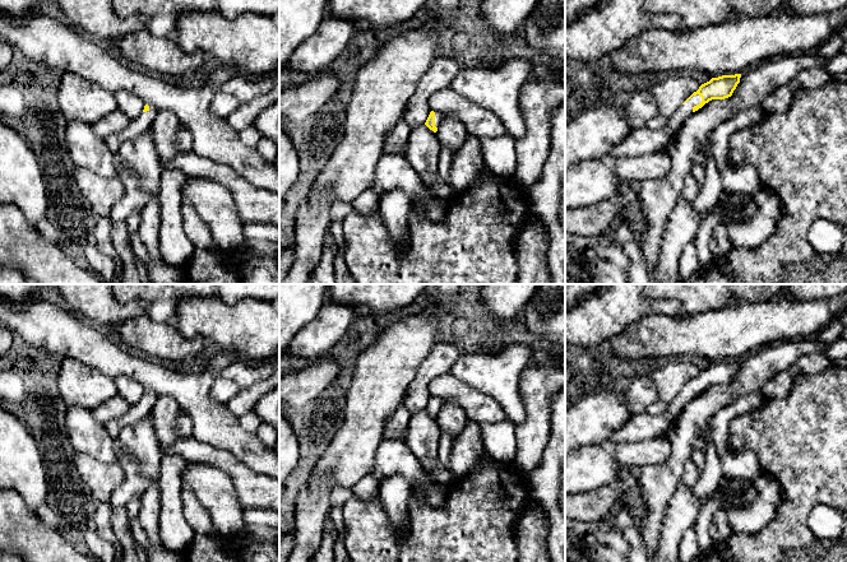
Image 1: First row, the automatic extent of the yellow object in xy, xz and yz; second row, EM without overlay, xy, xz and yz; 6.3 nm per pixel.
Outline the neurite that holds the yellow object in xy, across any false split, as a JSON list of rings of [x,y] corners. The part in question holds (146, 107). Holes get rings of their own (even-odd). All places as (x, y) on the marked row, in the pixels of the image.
[[[145,104],[143,112],[135,120],[130,121],[124,130],[105,138],[106,145],[116,154],[124,141],[135,139],[148,131],[152,127],[154,117],[154,110]]]

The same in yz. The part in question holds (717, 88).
[[[741,74],[712,78],[702,84],[684,104],[668,119],[668,124],[661,130],[651,130],[647,126],[634,129],[621,143],[616,144],[610,155],[612,158],[635,157],[653,153],[663,148],[685,120],[712,99],[725,99],[732,96]]]

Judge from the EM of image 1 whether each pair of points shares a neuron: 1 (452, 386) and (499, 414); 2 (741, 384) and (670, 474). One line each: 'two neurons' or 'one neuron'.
1: one neuron
2: one neuron

